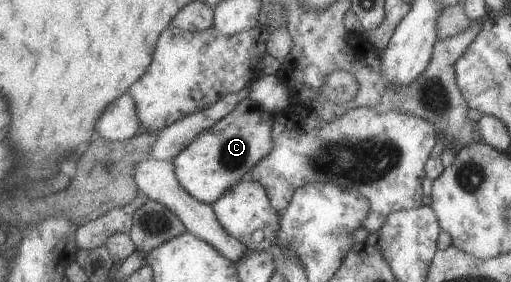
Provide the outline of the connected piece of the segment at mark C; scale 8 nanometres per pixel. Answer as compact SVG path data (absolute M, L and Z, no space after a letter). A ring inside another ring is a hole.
M247 98L213 128L202 132L174 159L177 176L184 189L198 201L212 205L223 198L228 190L249 177L252 168L273 148L274 116L275 112Z

